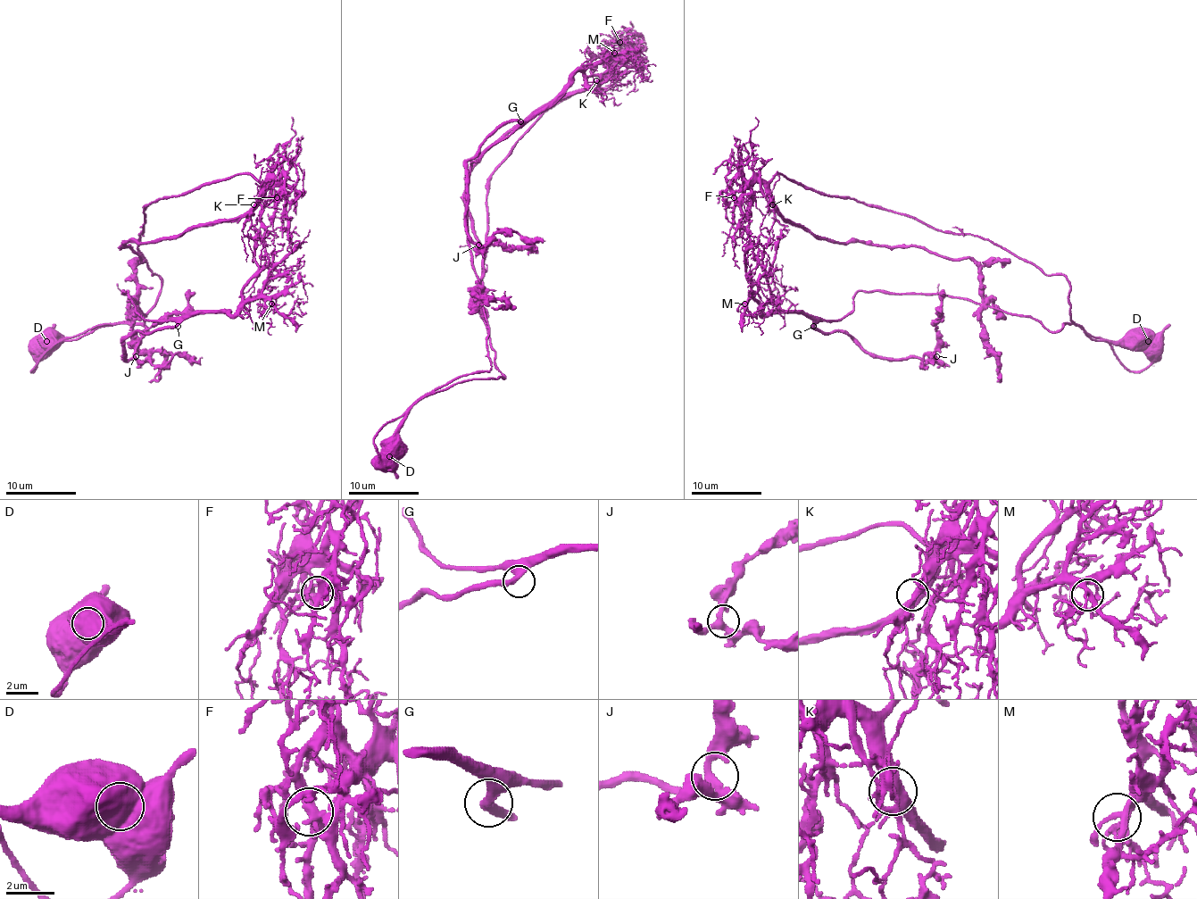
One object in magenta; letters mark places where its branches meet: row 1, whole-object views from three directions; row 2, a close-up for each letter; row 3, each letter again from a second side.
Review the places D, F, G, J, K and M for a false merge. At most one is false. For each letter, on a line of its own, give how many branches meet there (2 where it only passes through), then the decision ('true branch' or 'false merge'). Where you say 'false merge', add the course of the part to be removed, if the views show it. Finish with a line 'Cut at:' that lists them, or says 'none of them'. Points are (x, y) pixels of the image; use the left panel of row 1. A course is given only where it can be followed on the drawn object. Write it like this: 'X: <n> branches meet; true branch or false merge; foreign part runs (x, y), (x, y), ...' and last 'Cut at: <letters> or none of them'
D: 1 branches meet; false merge; foreign part runs (45, 340), (31, 370), (87, 329), (148, 331), (123, 291), (176, 325), (132, 331), (125, 360), (190, 289)
F: 4 branches meet; true branch
G: 2 branches meet; true branch
J: 3 branches meet; true branch
K: 2 branches meet; true branch
M: 3 branches meet; true branch
Cut at: D

